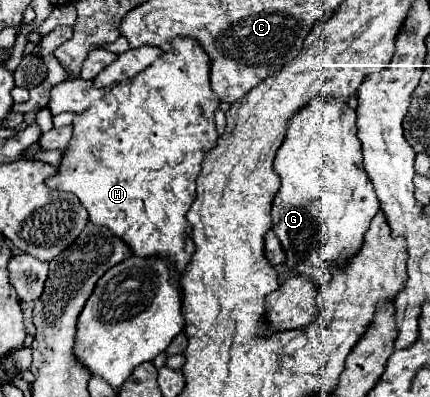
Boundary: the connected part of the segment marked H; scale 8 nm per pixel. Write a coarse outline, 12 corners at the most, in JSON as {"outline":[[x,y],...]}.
{"outline":[[175,38],[73,122],[49,186],[179,288],[219,134]]}

